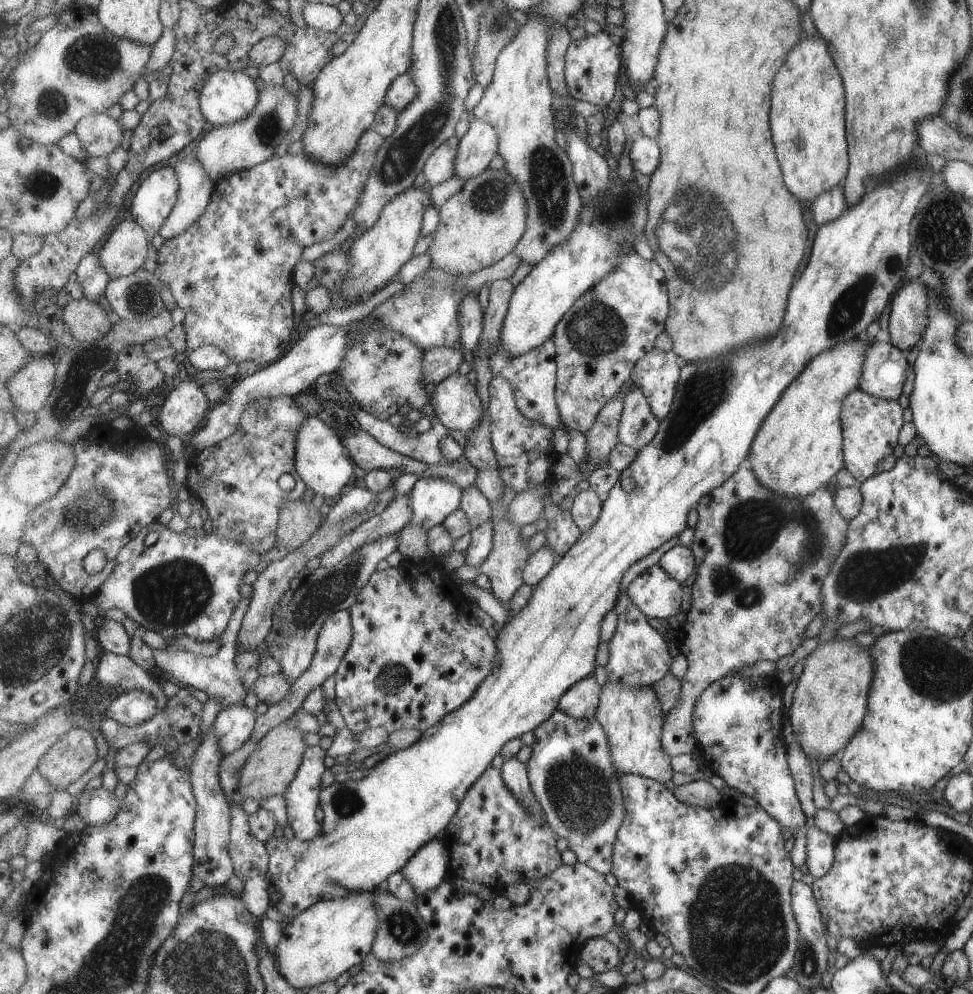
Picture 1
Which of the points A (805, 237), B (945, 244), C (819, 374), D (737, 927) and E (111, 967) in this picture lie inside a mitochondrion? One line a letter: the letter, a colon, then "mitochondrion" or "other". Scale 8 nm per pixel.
A: other
B: mitochondrion
C: other
D: mitochondrion
E: mitochondrion

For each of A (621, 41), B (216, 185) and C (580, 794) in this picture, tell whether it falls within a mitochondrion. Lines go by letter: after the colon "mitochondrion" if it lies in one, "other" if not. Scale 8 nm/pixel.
A: other
B: other
C: mitochondrion

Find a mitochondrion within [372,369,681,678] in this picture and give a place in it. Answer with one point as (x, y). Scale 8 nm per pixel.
(514, 548)

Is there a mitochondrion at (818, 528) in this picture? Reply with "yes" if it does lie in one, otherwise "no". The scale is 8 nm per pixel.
yes

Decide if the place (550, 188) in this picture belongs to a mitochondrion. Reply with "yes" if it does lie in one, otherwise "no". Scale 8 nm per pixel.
yes

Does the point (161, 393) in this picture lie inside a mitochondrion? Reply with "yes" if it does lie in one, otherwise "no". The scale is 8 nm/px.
no

